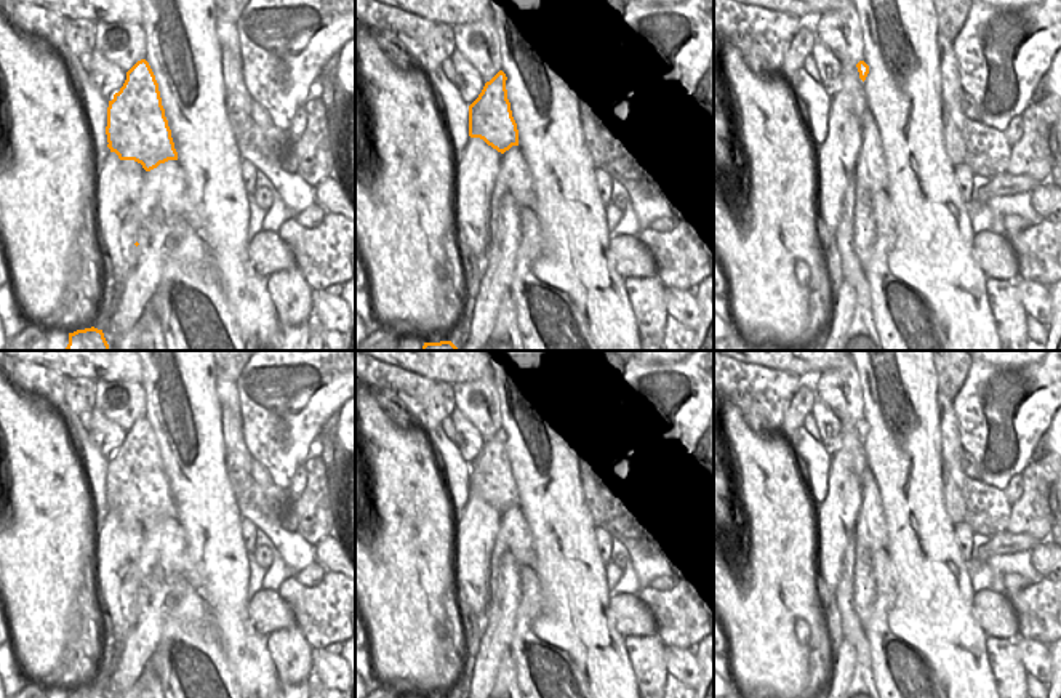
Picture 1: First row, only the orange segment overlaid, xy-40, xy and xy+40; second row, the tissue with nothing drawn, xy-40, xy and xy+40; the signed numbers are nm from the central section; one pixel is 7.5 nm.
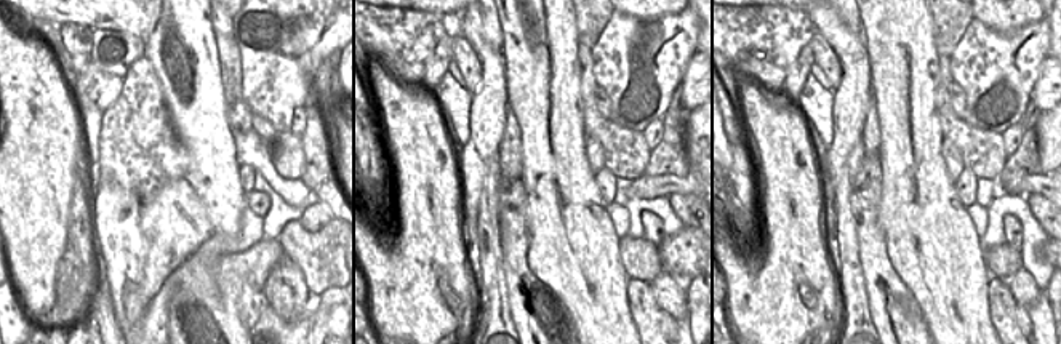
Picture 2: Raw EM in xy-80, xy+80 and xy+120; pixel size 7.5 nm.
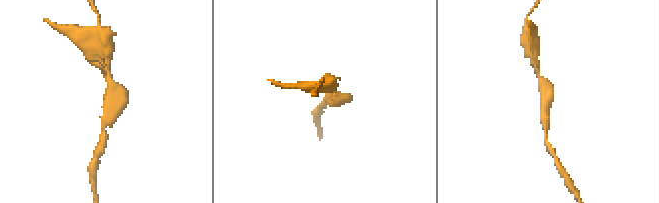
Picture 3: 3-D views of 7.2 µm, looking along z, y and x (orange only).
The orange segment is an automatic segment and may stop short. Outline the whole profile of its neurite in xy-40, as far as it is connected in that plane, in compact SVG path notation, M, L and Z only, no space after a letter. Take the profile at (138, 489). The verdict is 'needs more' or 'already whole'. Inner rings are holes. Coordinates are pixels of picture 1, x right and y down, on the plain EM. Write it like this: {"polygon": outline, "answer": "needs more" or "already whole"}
{"polygon": "M146 418L138 419L107 466L107 506L120 519L134 519L146 530L178 519L158 442Z", "answer": "already whole"}

